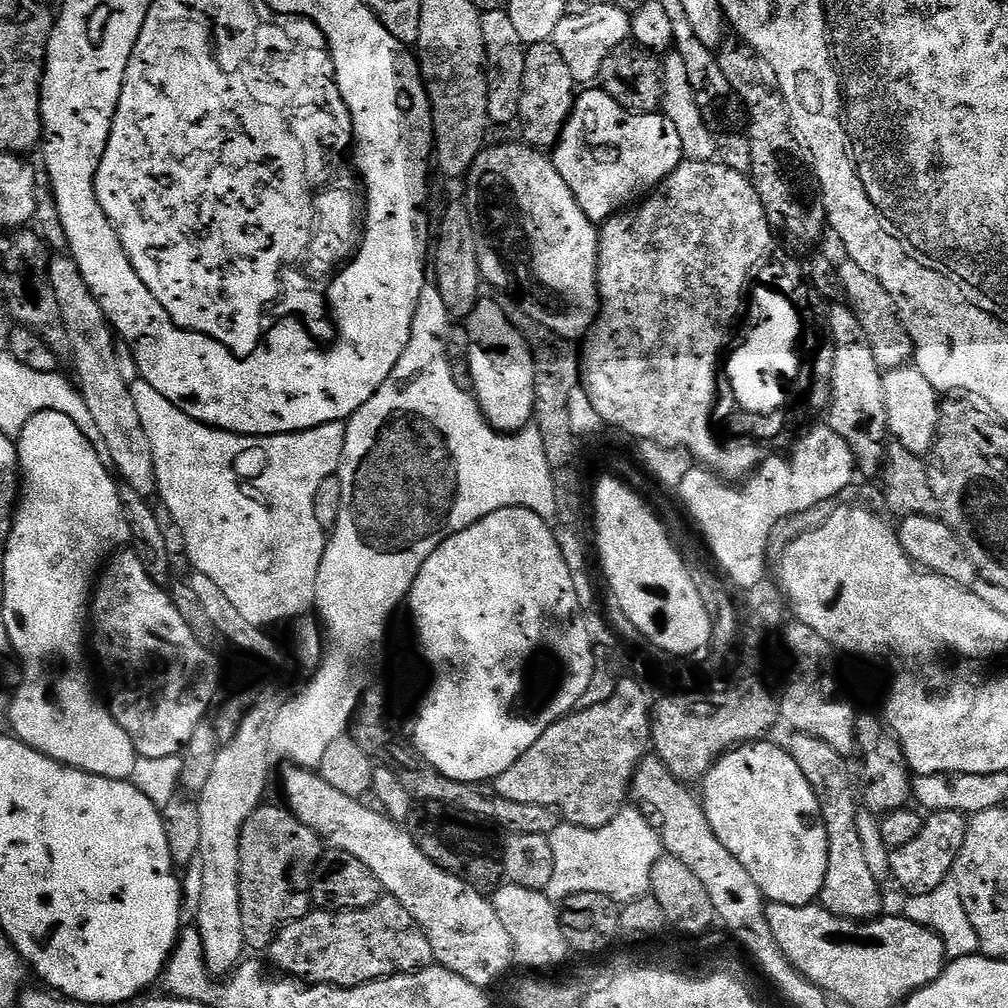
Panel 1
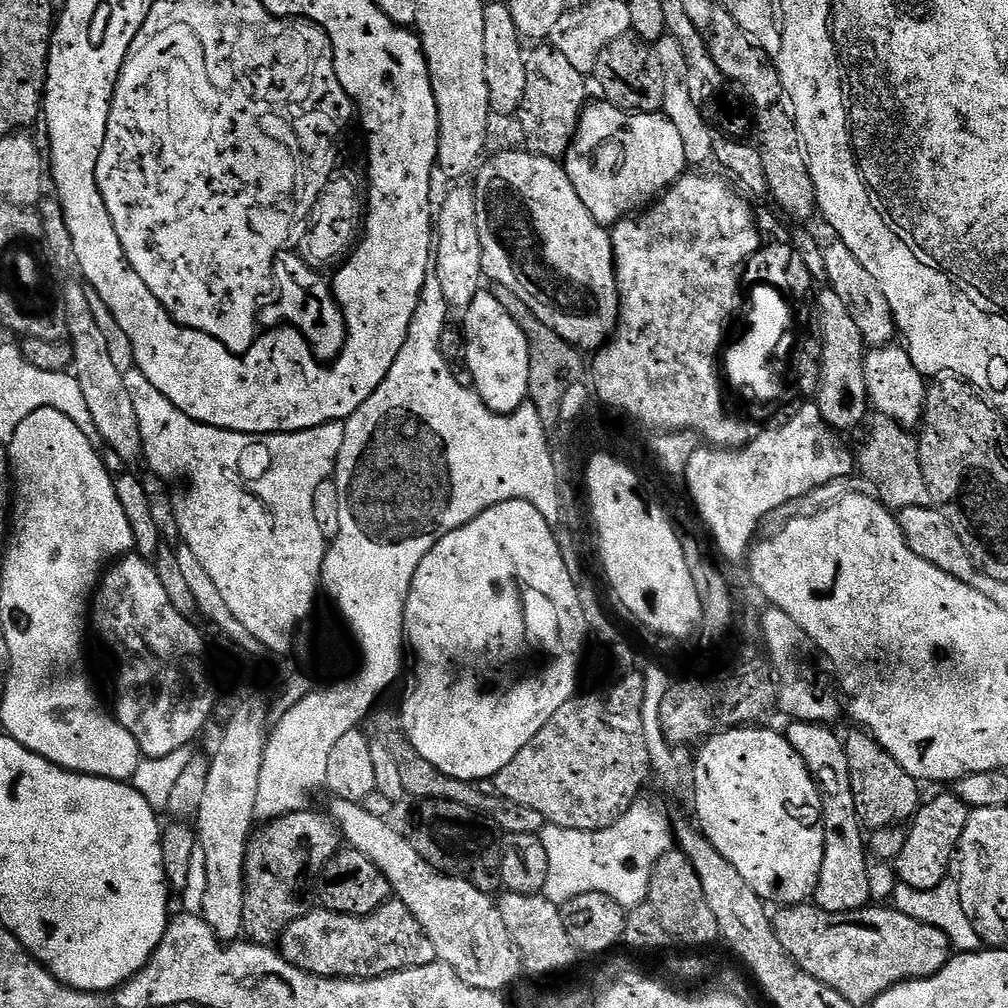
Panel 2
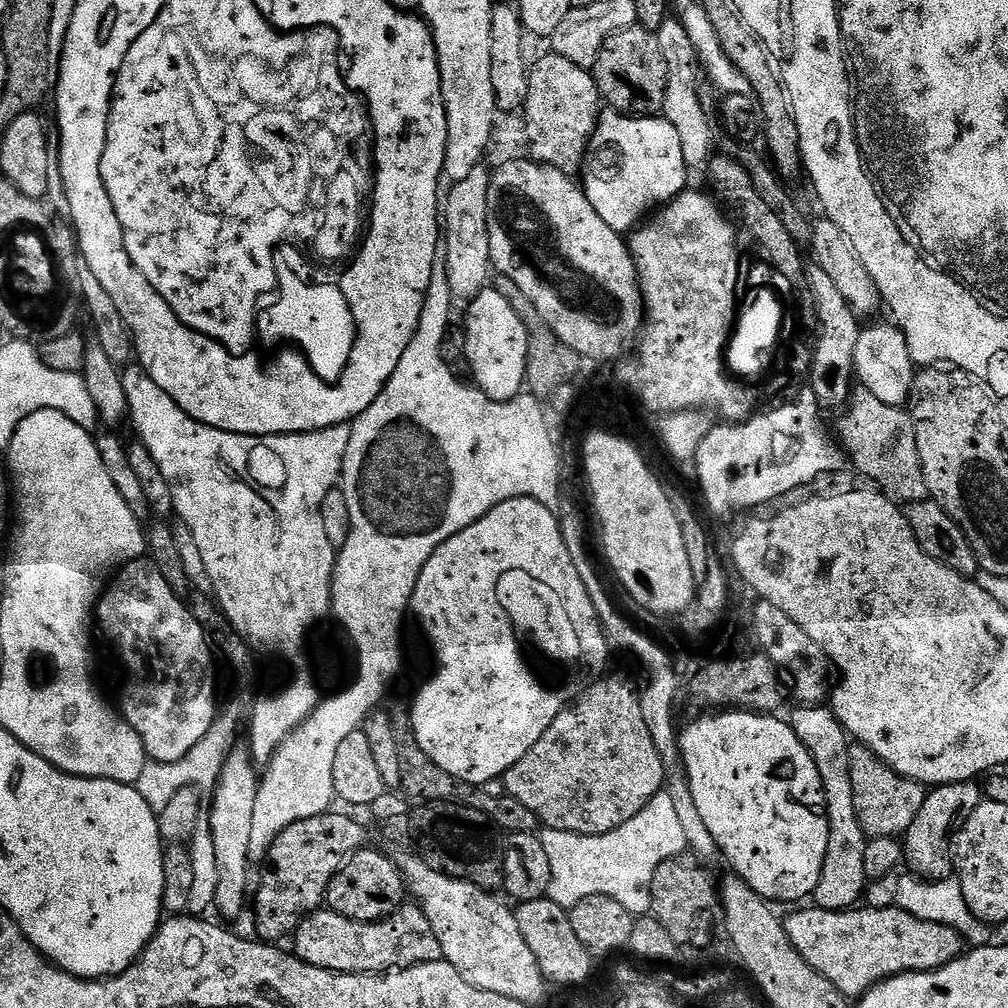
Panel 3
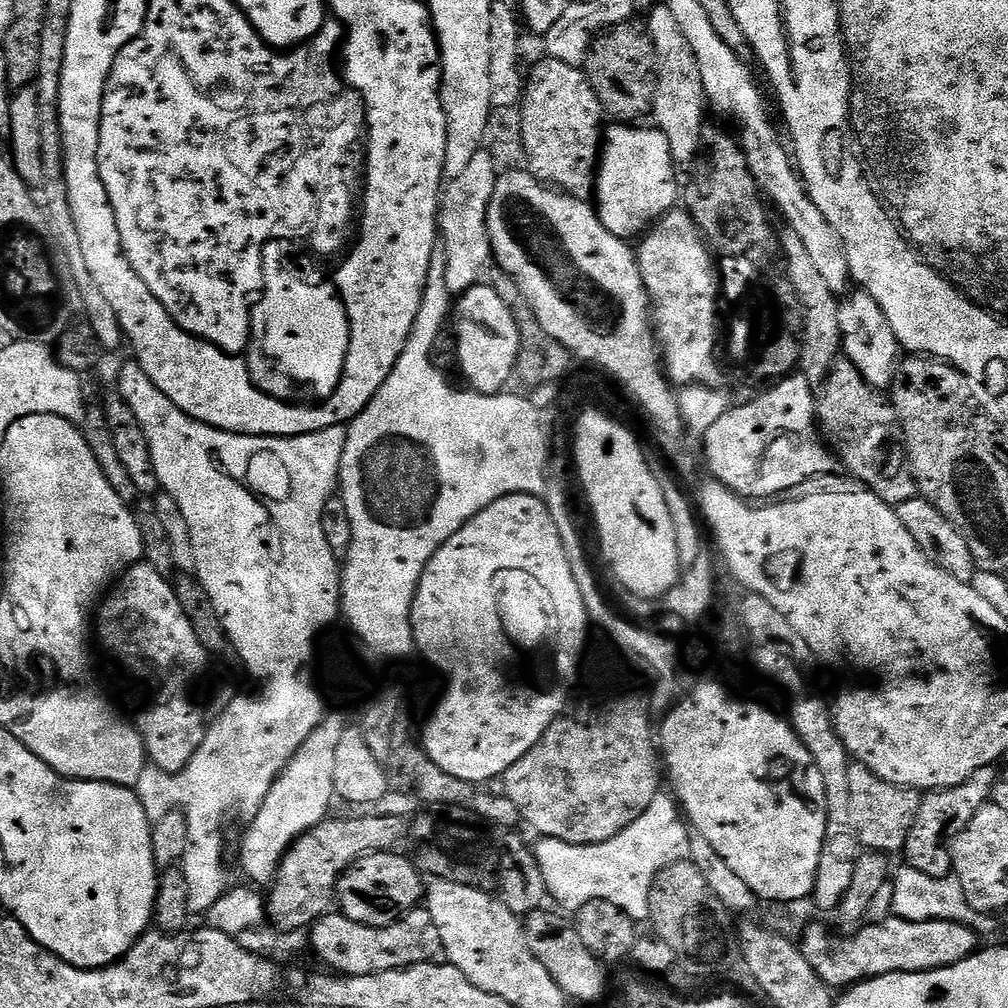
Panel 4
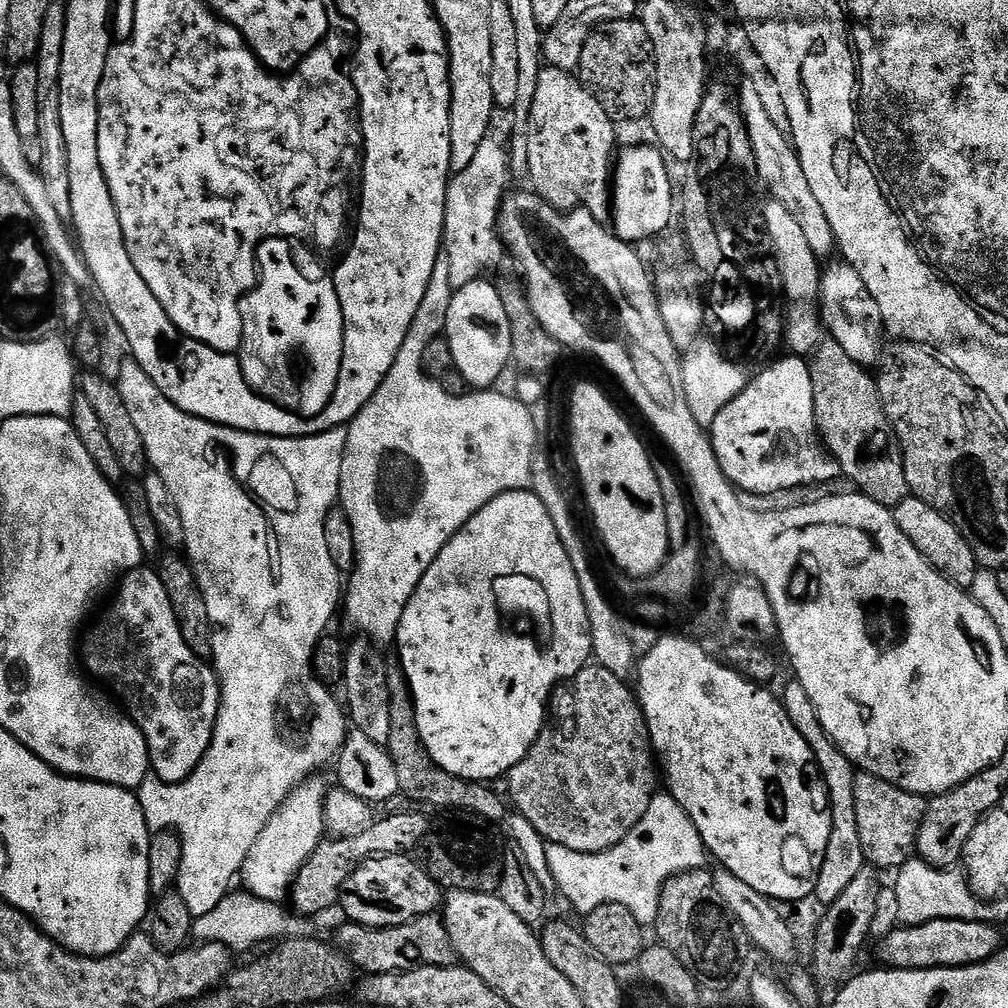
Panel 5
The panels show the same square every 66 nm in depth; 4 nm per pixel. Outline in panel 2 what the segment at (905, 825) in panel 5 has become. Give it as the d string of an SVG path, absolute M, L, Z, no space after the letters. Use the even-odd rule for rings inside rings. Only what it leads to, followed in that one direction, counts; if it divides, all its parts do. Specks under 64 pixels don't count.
M859 726L853 729L849 736L843 737L843 742L846 762L850 762L850 790L854 790L854 806L861 825L871 830L911 821L922 807L921 785L894 762L892 755L870 733Z

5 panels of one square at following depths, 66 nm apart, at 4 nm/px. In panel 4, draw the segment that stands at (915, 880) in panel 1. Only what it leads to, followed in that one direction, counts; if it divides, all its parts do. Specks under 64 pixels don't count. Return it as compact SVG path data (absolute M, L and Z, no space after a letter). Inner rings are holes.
M995 767L983 768L974 774L965 784L953 788L937 788L929 791L921 799L918 806L918 818L914 818L914 827L910 829L910 838L906 838L906 846L902 853L906 858L907 867L918 870L922 874L930 874L930 878L942 878L953 875L952 841L957 832L964 829L992 799L992 791L998 783L998 772Z

